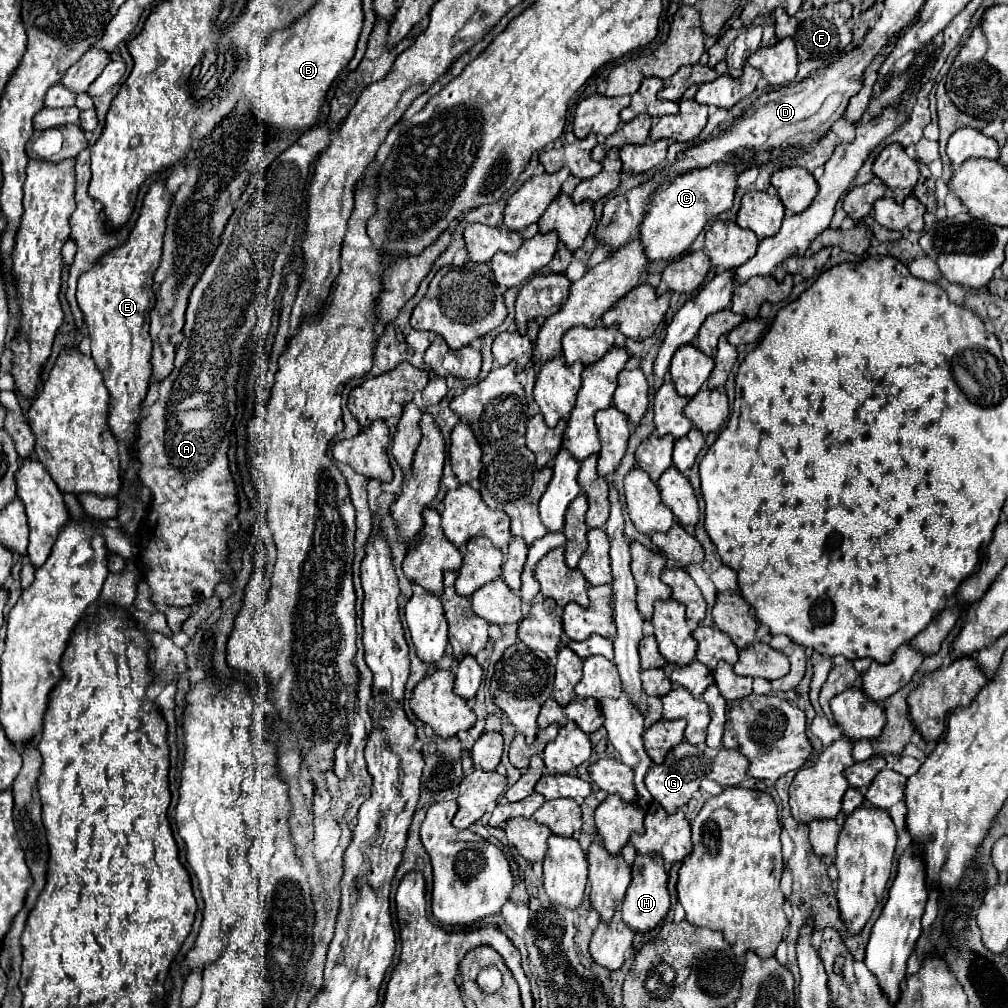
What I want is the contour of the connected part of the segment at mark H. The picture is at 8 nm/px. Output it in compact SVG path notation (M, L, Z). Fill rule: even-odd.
M636 854L632 864L632 882L622 904L622 920L636 932L648 932L656 928L668 914L670 894L668 894L668 872L664 860L658 854Z

